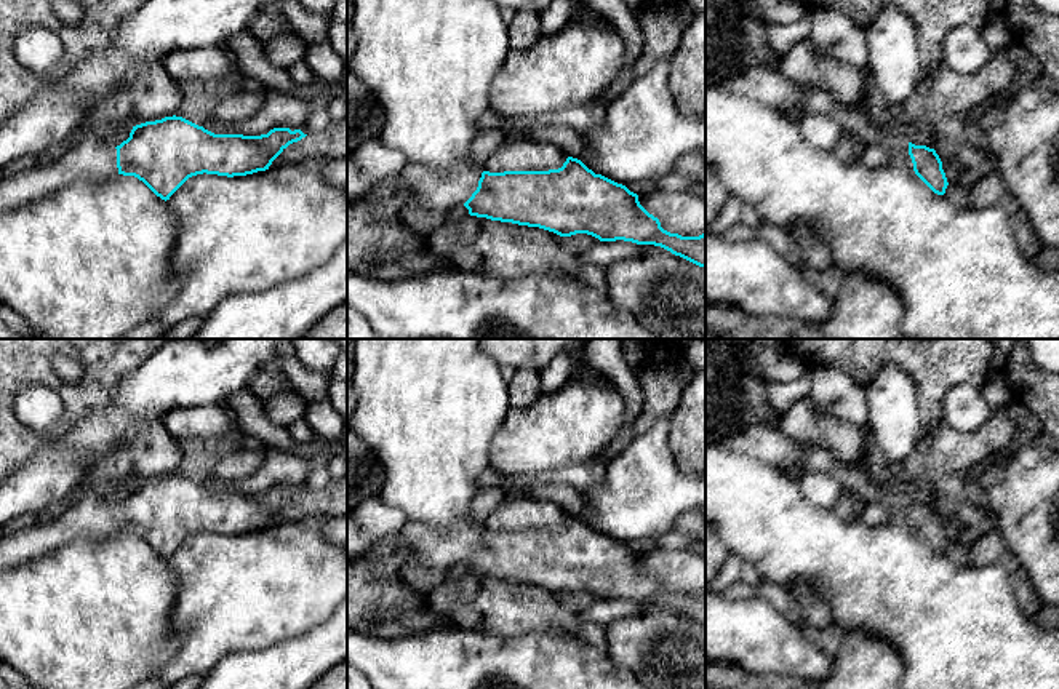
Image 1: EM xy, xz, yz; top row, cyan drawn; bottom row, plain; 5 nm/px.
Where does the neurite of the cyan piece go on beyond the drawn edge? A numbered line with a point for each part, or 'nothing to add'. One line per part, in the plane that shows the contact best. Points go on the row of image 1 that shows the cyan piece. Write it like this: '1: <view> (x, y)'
1: xz (429, 189)

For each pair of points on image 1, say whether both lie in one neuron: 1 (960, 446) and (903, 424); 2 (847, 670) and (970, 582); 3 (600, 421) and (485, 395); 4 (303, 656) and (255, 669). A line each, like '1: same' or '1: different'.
1: different
2: different
3: different
4: same

